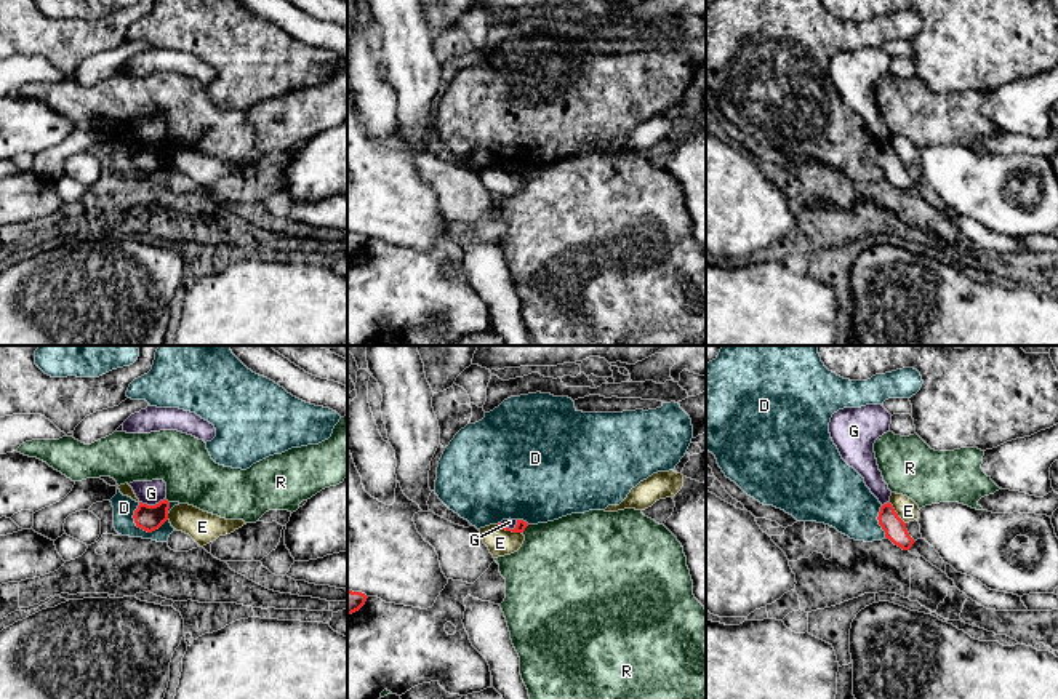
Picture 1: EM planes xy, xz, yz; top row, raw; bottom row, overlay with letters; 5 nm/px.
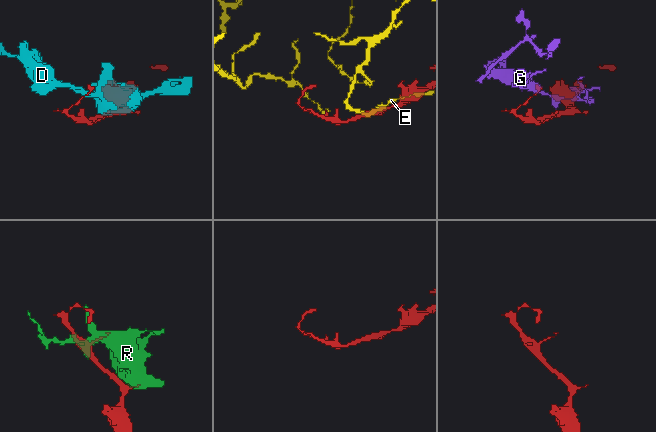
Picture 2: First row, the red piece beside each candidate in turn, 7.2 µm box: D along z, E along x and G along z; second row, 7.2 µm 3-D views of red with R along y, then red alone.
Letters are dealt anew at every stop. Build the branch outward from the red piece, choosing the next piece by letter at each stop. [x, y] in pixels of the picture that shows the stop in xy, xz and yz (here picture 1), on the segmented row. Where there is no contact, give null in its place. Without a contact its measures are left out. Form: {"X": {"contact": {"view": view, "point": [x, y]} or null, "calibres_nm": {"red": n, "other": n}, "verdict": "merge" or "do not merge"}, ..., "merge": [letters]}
{"D": {"contact": {"view": "xy", "point": [148, 531]}, "calibres_nm": {"red": 130, "other": 110}, "verdict": "do not merge"}, "E": {"contact": {"view": "xz", "point": [509, 530]}, "calibres_nm": {"red": 50, "other": 140}, "verdict": "do not merge"}, "G": {"contact": {"view": "xy", "point": [152, 506]}, "calibres_nm": {"red": 130, "other": 120}, "verdict": "do not merge"}, "R": {"contact": {"view": "xz", "point": [524, 530]}, "calibres_nm": {"red": 50, "other": 440}, "verdict": "do not merge"}, "merge": []}

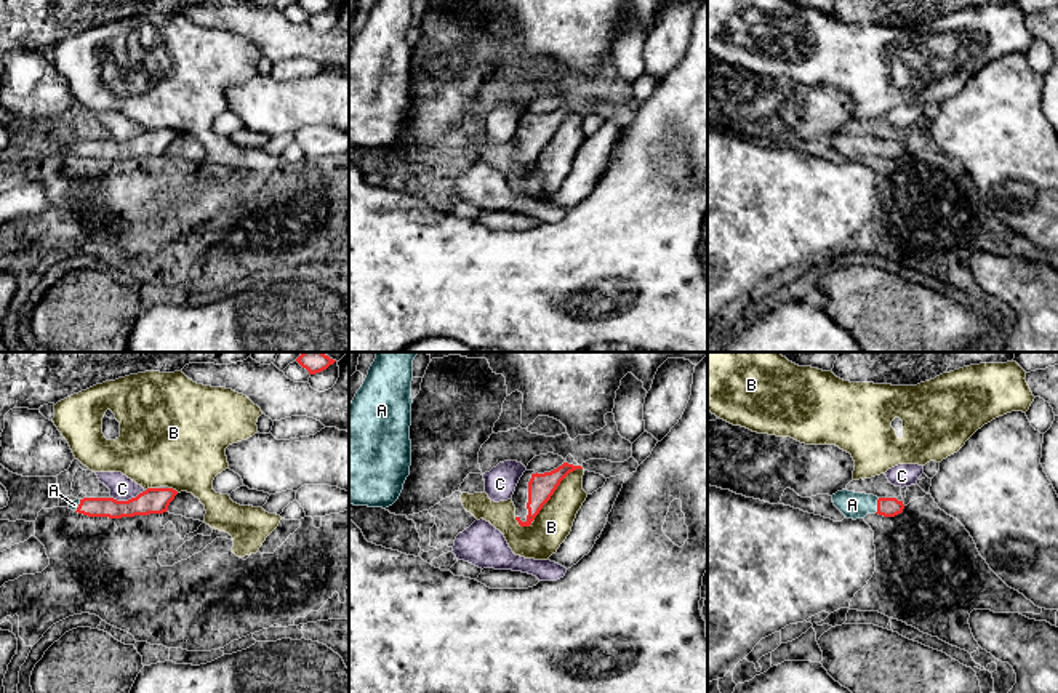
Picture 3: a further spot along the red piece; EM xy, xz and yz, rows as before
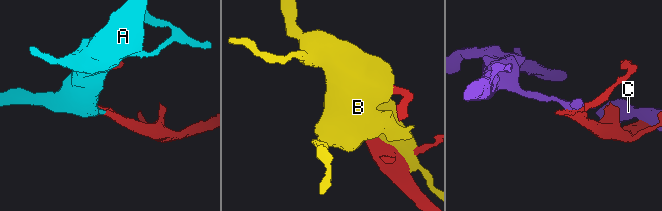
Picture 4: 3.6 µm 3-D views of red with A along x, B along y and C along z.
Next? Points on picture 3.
{"A": {"contact": {"view": "yz", "point": [877, 506]}, "calibres_nm": {"red": 100, "other": 130}, "verdict": "merge"}, "B": {"contact": {"view": "xz", "point": [556, 488]}, "calibres_nm": {"red": 140, "other": 190}, "verdict": "do not merge"}, "C": {"contact": {"view": "xy", "point": [128, 500]}, "calibres_nm": {"red": 130, "other": 130}, "verdict": "do not merge"}, "merge": ["A"]}

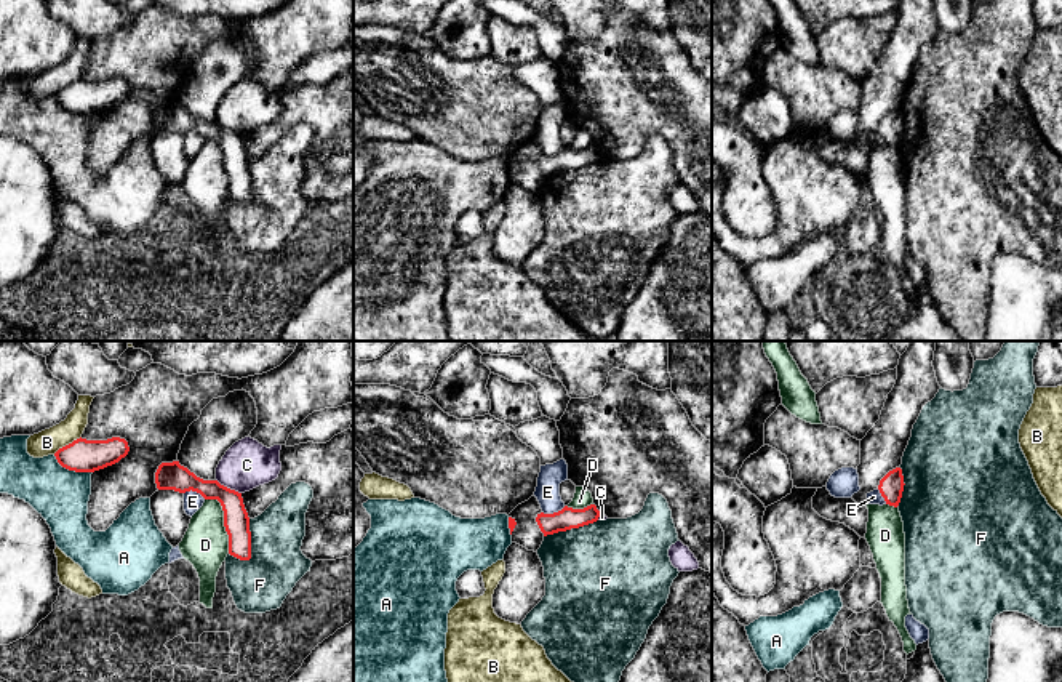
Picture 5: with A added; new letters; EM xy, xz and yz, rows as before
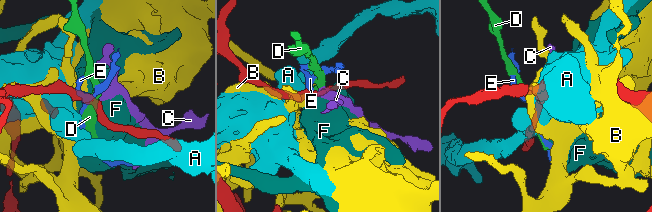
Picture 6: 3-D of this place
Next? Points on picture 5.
{"A": {"contact": {"view": "xy", "point": [72, 469]}, "calibres_nm": {"red": 170, "other": 280}, "verdict": "do not merge"}, "B": {"contact": {"view": "xy", "point": [66, 445]}, "calibres_nm": {"red": 170, "other": 130}, "verdict": "do not merge"}, "C": {"contact": {"view": "xy", "point": [229, 489]}, "calibres_nm": {"red": 130, "other": 240}, "verdict": "do not merge"}, "D": {"contact": {"view": "xy", "point": [224, 521]}, "calibres_nm": {"red": 130, "other": 240}, "verdict": "do not merge"}, "E": {"contact": {"view": "xz", "point": [554, 513]}, "calibres_nm": {"red": 110, "other": 130}, "verdict": "do not merge"}, "F": {"contact": {"view": "xy", "point": [250, 543]}, "calibres_nm": {"red": 130, "other": 280}, "verdict": "do not merge"}, "merge": []}

